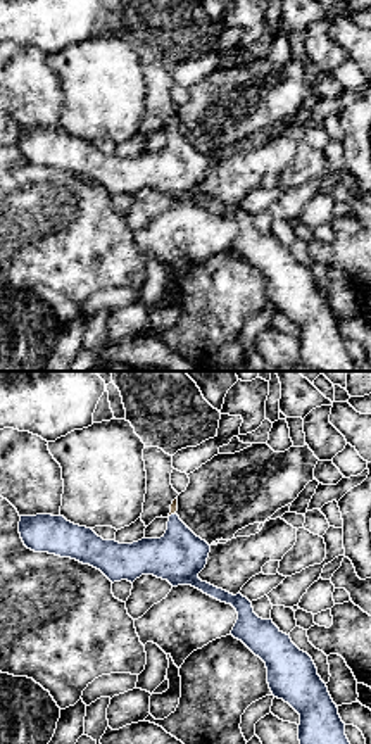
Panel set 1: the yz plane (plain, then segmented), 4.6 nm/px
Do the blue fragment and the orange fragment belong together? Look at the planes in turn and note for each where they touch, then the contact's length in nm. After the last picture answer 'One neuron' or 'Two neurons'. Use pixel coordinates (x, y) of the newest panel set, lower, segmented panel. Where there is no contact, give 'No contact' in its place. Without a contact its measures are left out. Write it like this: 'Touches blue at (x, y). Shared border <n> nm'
Touches blue at (171, 515). Shared border 40 nm

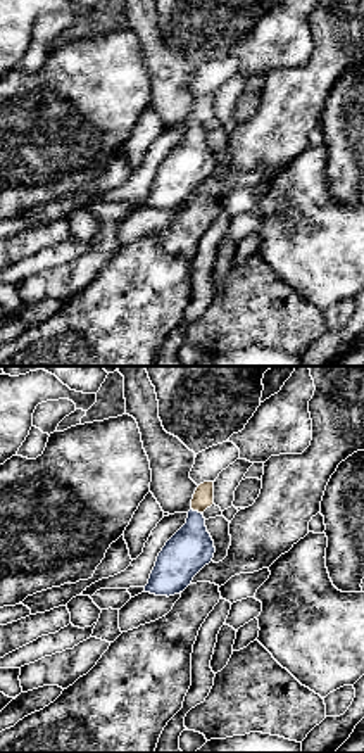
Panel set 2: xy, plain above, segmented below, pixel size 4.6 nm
Touches blue at (197, 512). Shared border 50 nm

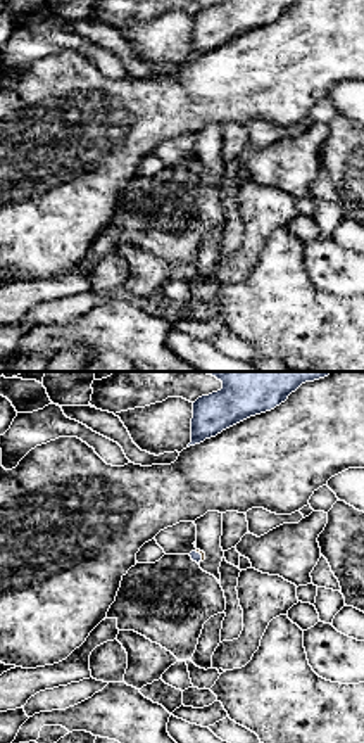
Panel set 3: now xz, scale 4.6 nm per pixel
Touches blue at (200, 555). Shared border 60 nm

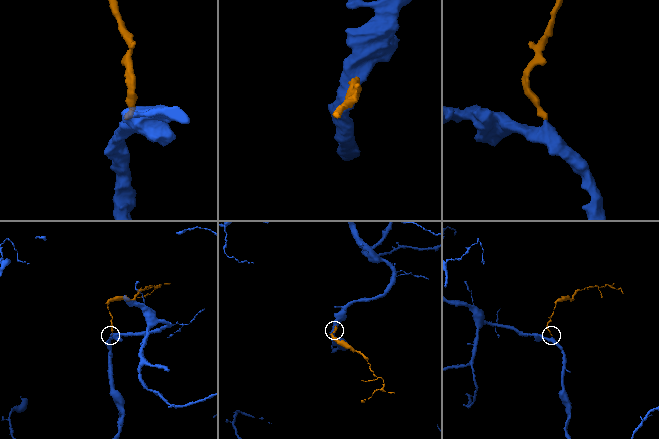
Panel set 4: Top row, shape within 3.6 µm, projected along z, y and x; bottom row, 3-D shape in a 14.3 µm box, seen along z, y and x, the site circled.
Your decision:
One neuron

